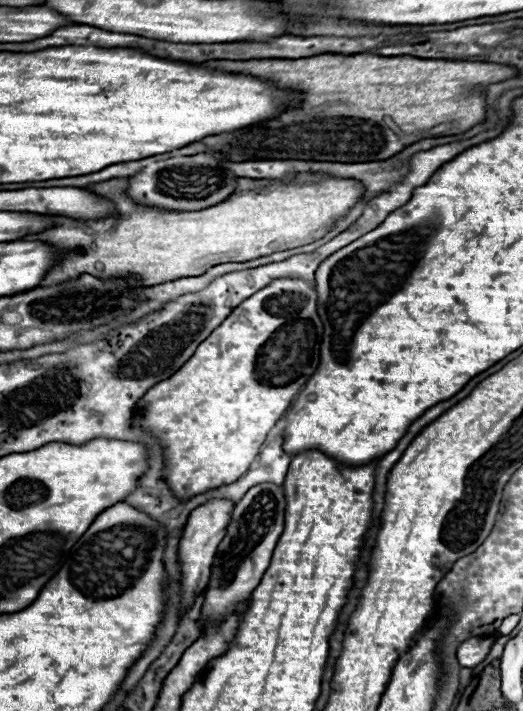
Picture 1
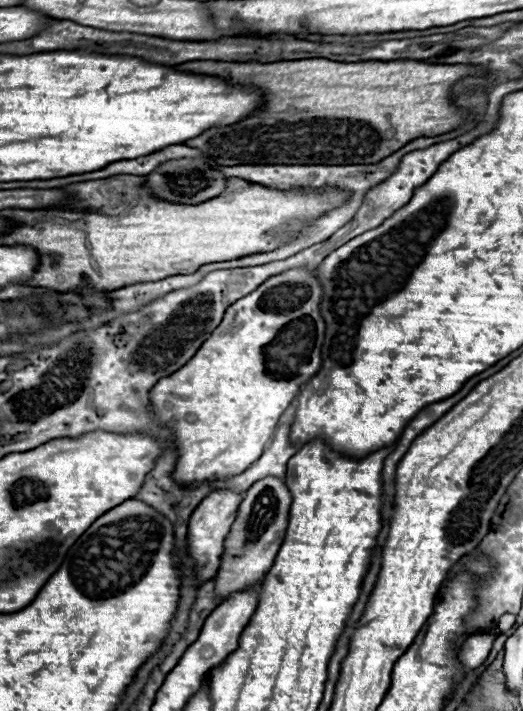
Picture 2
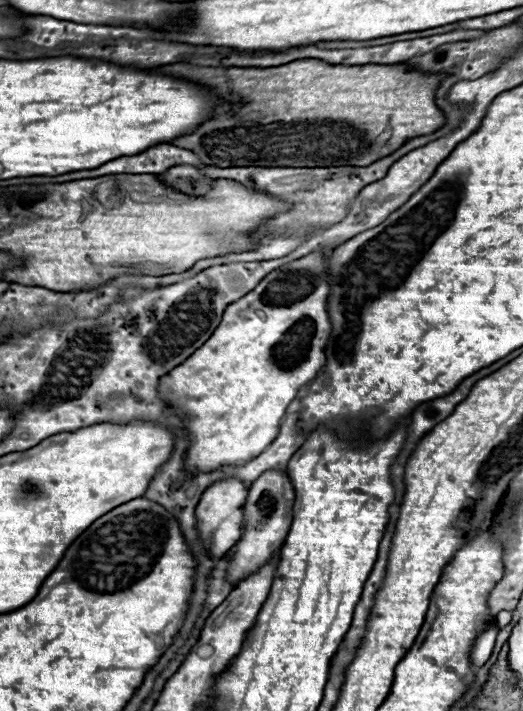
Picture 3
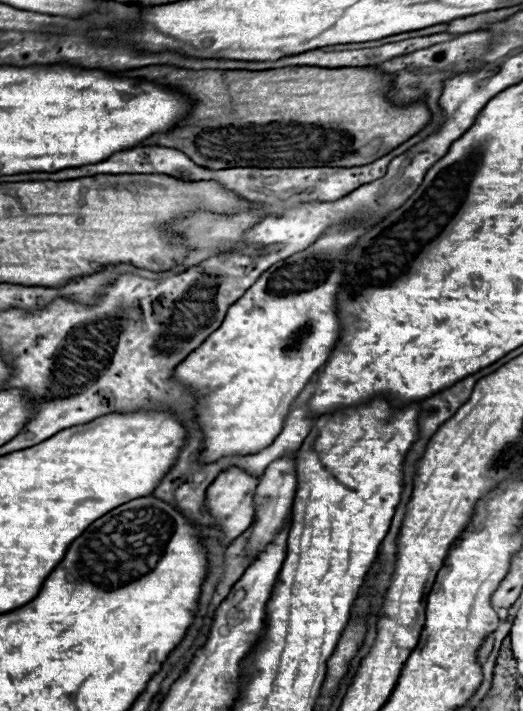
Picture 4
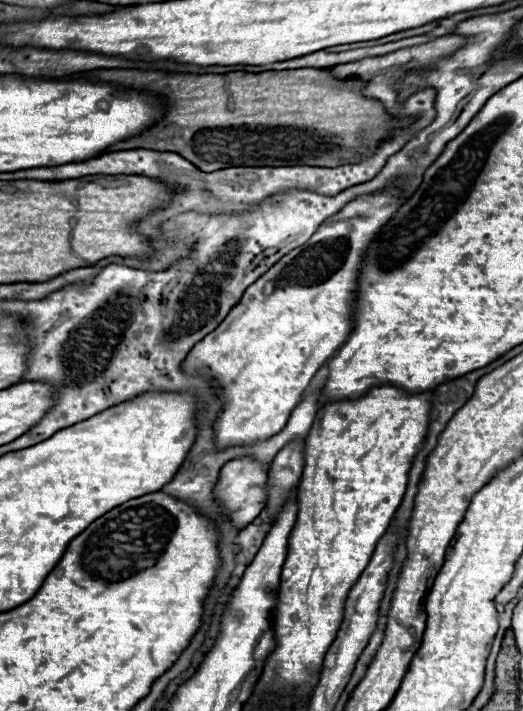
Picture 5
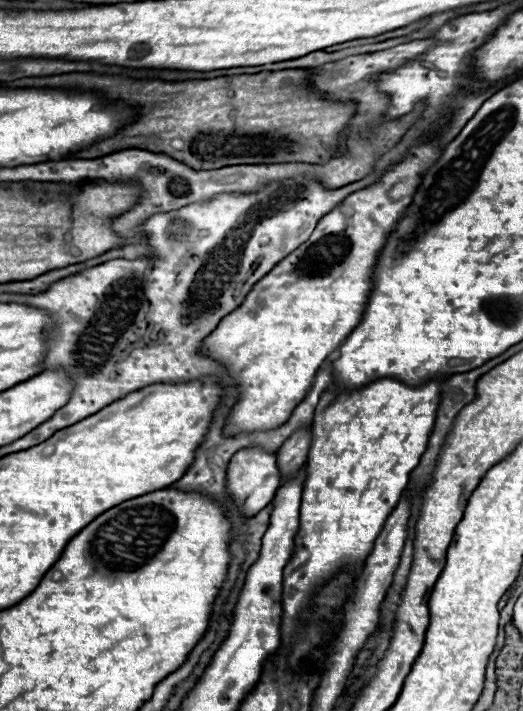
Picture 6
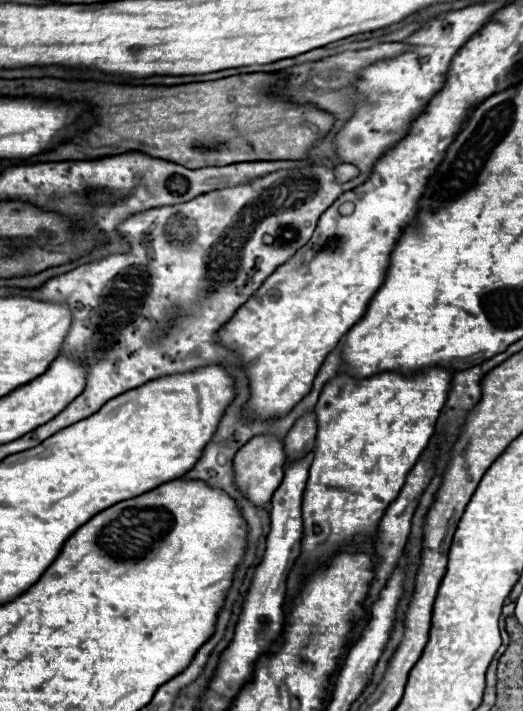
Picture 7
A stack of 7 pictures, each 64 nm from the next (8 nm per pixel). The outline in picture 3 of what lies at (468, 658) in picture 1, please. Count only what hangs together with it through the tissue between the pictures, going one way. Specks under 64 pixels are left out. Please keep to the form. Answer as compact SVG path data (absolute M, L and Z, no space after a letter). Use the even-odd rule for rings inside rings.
M490 628L490 630L486 630L484 634L478 636L478 640L476 640L476 644L474 644L472 652L470 652L470 660L472 660L474 666L480 668L490 658L496 637L497 631L494 628Z

